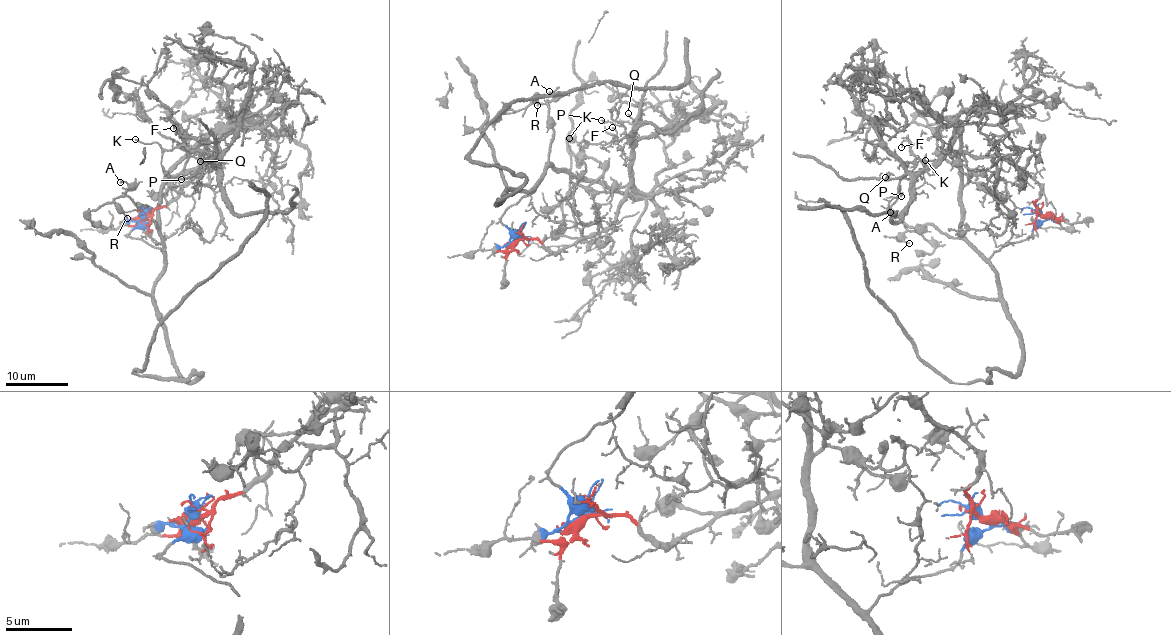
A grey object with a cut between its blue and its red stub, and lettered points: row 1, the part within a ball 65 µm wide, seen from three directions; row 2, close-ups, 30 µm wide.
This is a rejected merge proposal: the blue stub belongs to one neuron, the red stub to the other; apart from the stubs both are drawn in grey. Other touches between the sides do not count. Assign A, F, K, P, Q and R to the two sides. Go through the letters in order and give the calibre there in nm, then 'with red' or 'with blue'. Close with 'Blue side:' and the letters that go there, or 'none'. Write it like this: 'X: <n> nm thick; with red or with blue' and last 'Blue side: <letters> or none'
A: 130 nm thick; with blue
F: 130 nm thick; with red
K: 140 nm thick; with red
P: 130 nm thick; with red
Q: 110 nm thick; with red
R: 110 nm thick; with blue
Blue side: A, R

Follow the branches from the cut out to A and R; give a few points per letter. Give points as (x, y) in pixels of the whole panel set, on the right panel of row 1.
A: (1039, 213), (1043, 220), (1029, 237), (982, 258), (962, 239), (950, 238), (931, 224), (908, 227), (890, 213)
R: (1039, 213), (1043, 220), (1029, 237), (986, 258), (931, 224), (903, 223), (903, 238), (909, 243)

